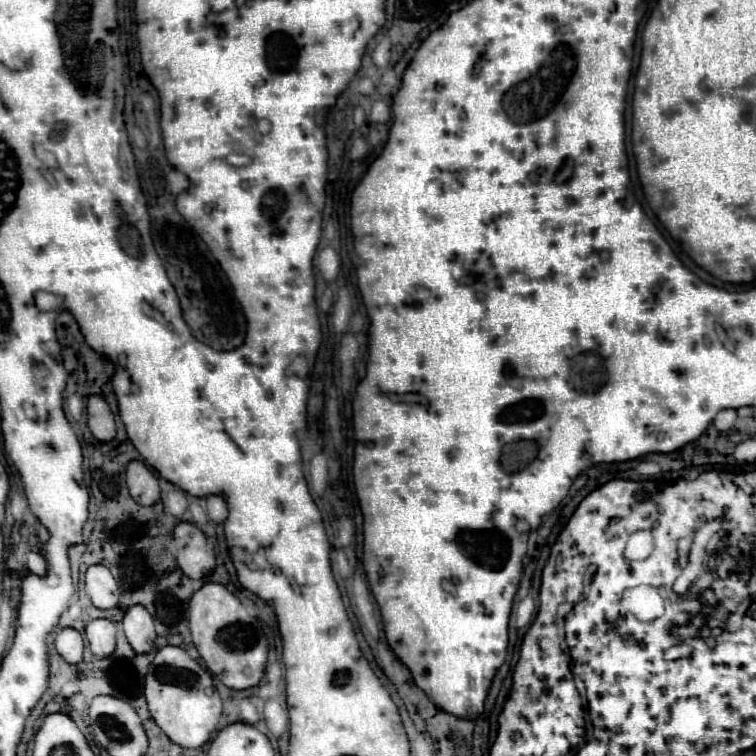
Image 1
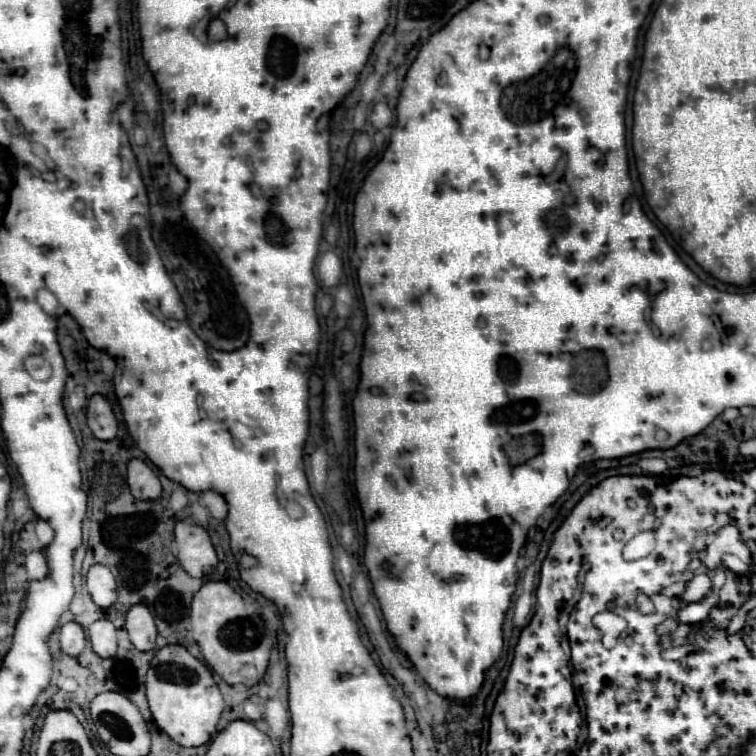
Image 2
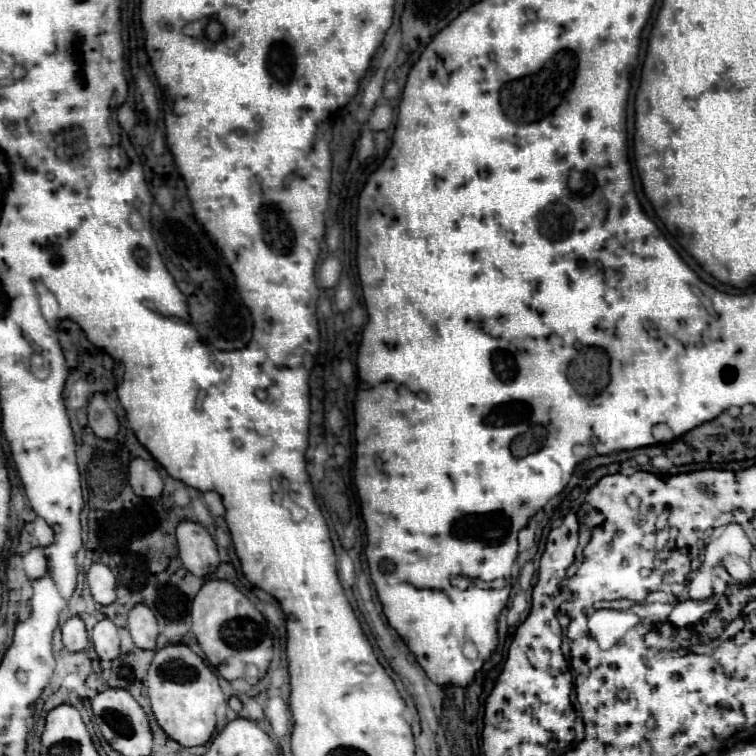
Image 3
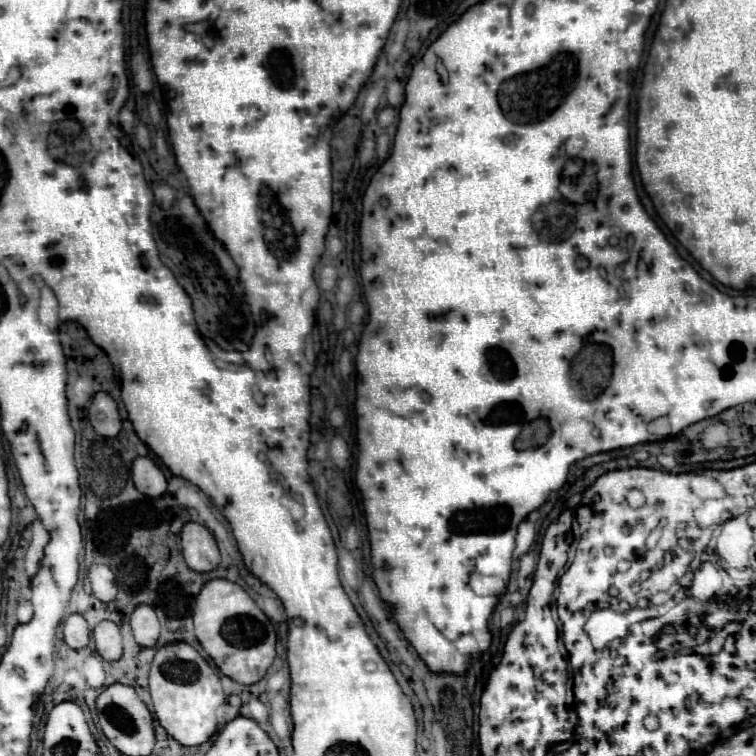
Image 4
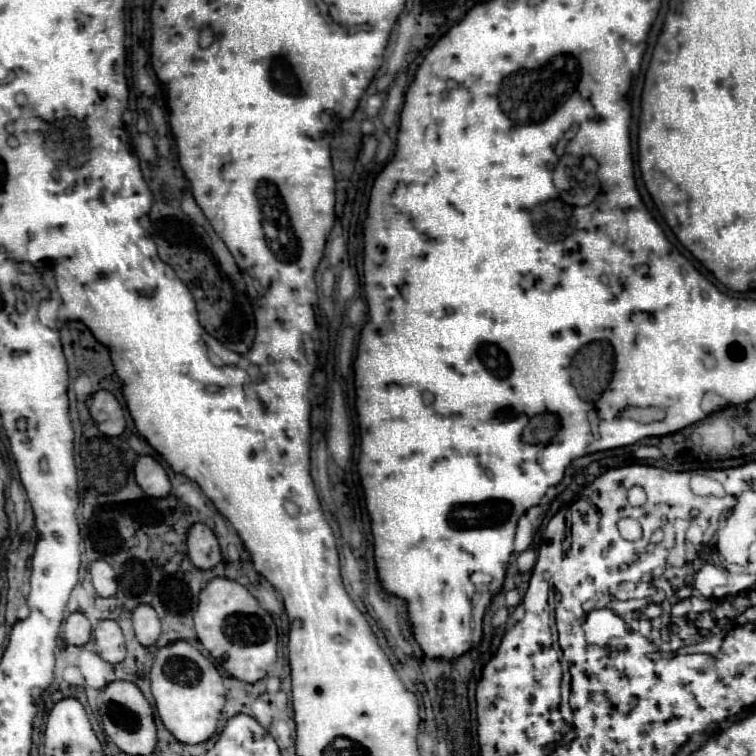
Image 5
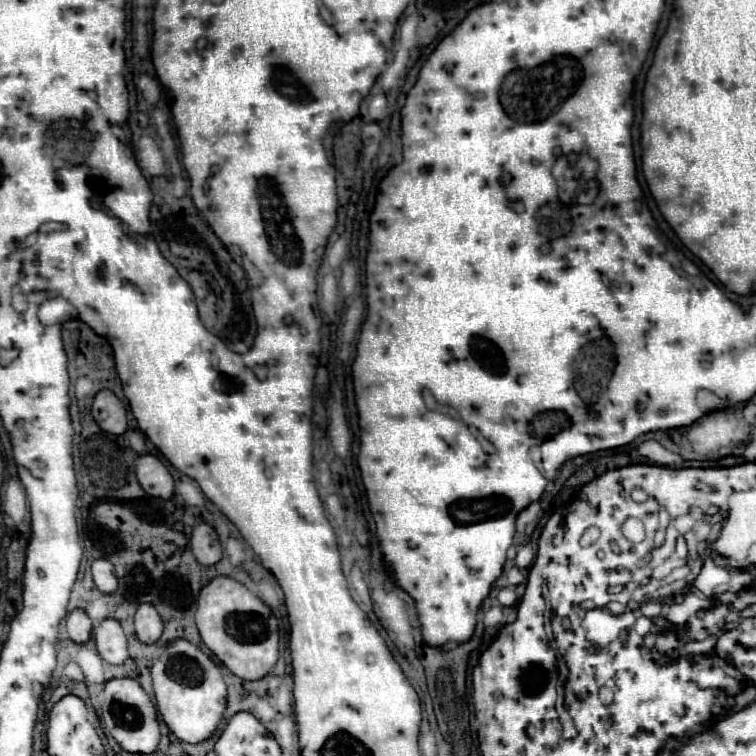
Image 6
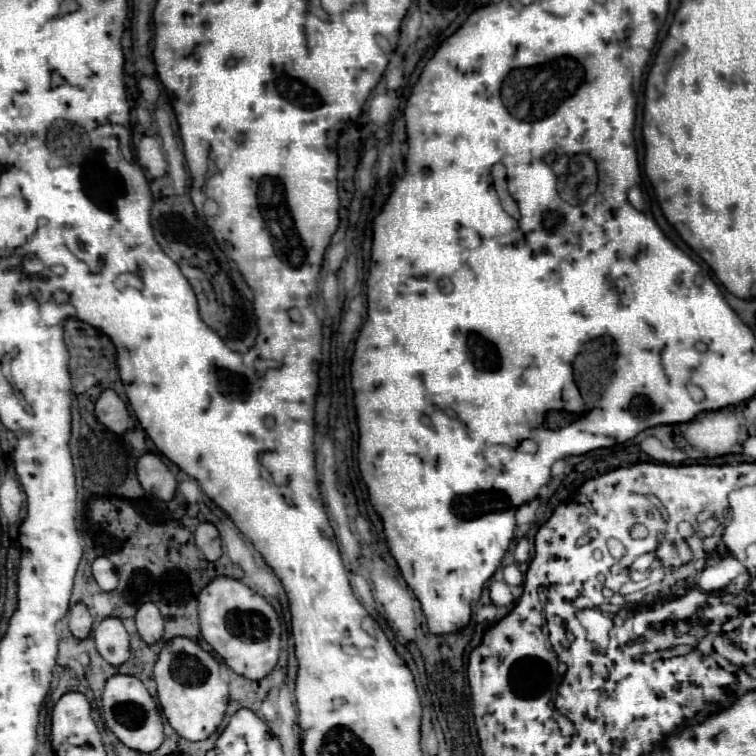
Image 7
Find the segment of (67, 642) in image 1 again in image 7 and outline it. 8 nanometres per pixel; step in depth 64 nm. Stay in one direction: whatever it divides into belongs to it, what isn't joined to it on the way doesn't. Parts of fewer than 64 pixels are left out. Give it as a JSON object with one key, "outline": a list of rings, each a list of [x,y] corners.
{"outline":[[[78,602],[76,606],[70,608],[68,616],[68,626],[70,626],[70,632],[76,636],[76,638],[88,638],[90,632],[92,632],[92,624],[94,624],[94,618],[90,616],[86,604]]]}

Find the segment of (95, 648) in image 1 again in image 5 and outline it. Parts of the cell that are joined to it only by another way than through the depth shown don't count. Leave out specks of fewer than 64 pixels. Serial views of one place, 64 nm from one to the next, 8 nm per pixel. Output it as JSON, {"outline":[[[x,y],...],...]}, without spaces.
{"outline":[[[102,620],[94,628],[94,642],[96,642],[96,652],[110,664],[118,664],[126,656],[126,646],[124,646],[124,636],[116,620]]]}

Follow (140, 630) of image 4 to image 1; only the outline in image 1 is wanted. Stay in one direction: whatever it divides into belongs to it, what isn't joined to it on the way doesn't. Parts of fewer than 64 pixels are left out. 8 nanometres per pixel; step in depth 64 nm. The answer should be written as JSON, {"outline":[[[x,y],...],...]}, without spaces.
{"outline":[[[144,606],[128,608],[122,624],[124,624],[126,638],[136,654],[152,652],[154,640],[156,640],[156,630],[154,630],[154,620]]]}

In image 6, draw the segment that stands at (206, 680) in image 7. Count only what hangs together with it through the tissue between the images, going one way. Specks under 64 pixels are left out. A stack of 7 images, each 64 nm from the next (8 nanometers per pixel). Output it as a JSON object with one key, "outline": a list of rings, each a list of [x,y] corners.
{"outline":[[[184,638],[166,644],[152,666],[152,684],[158,712],[182,742],[196,744],[214,734],[226,710],[226,684],[220,676],[220,668],[208,654]]]}

